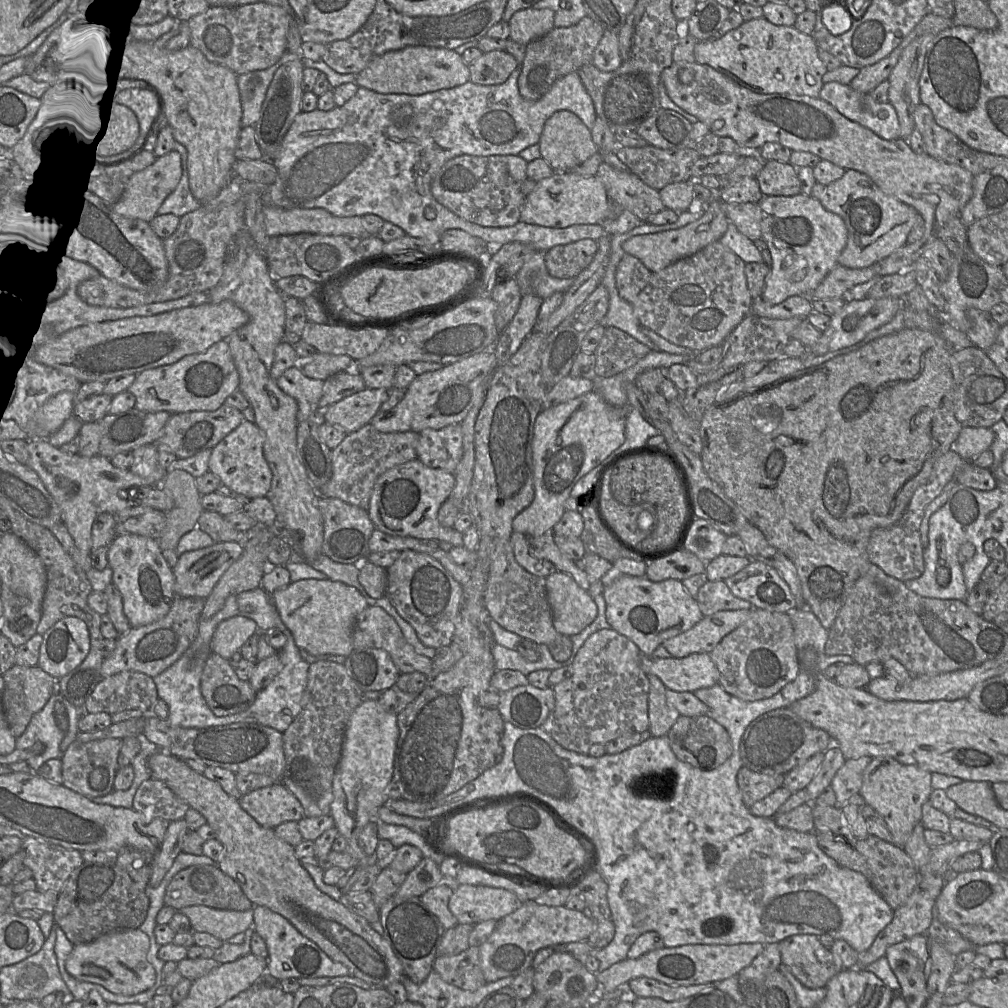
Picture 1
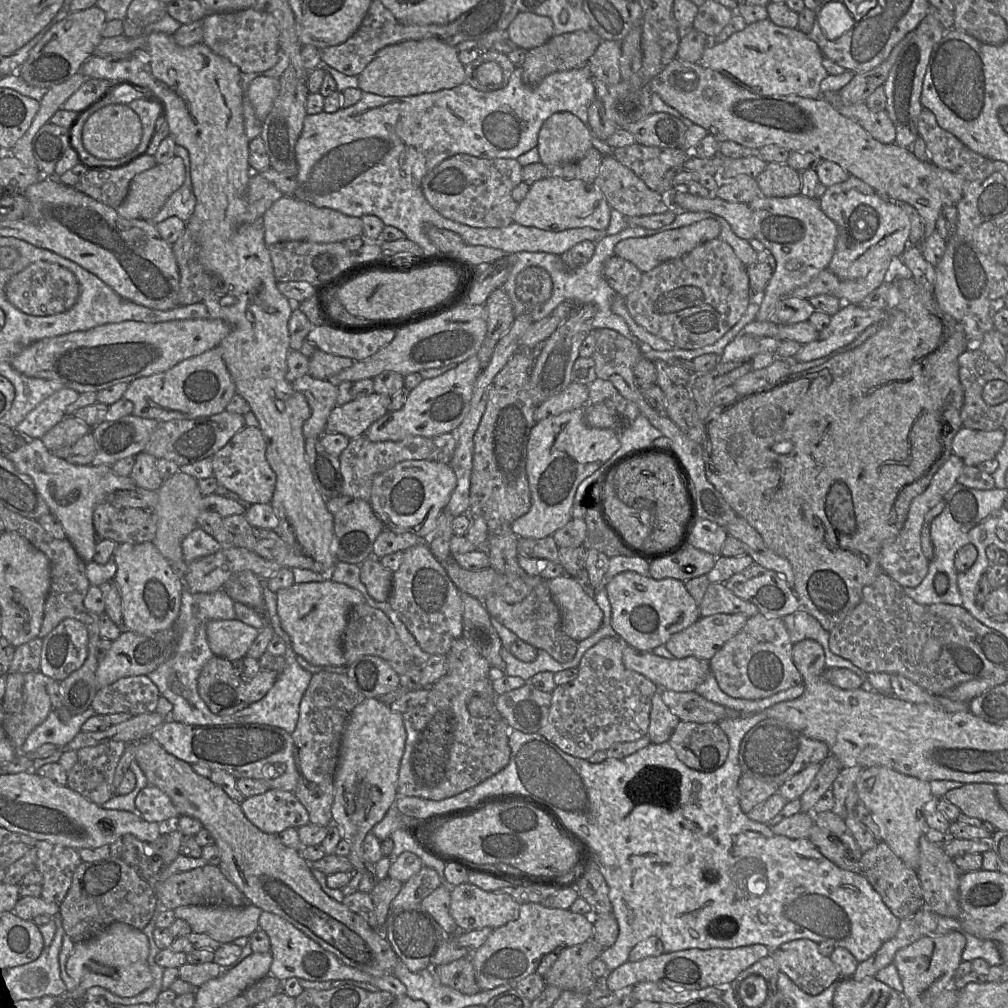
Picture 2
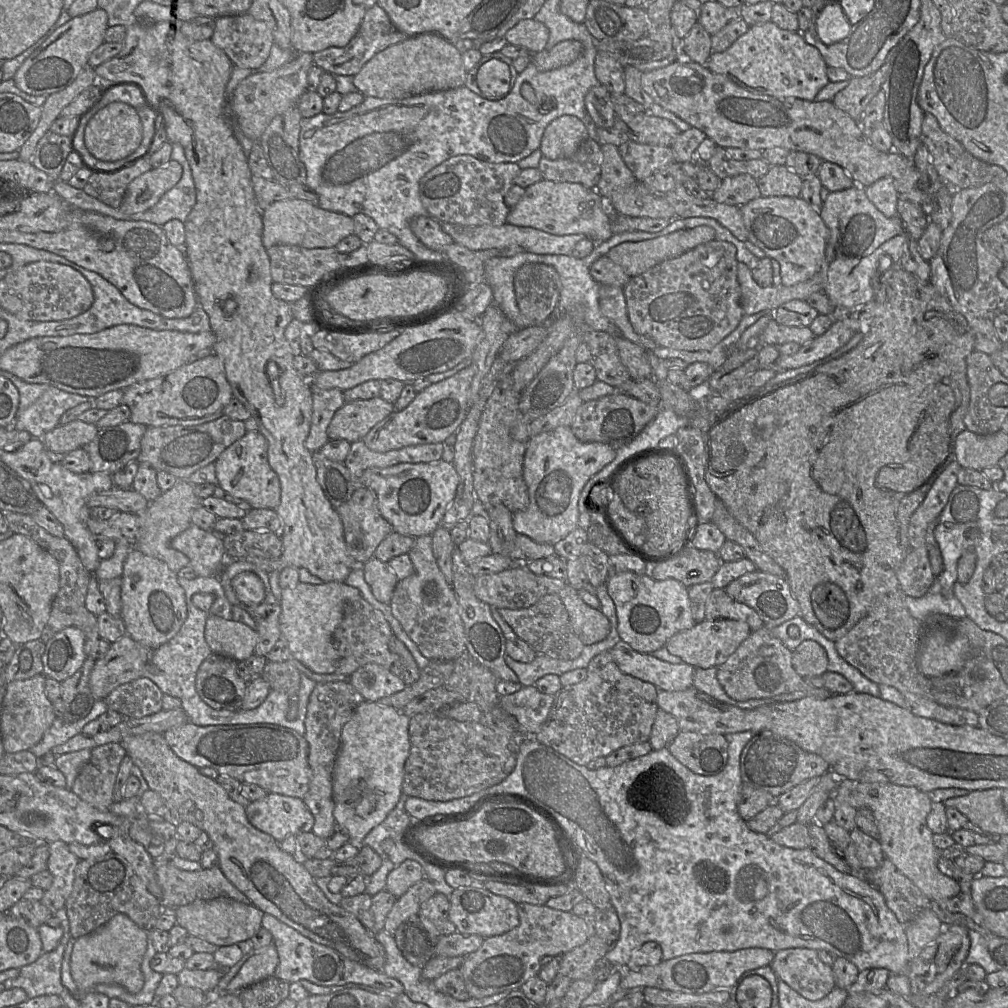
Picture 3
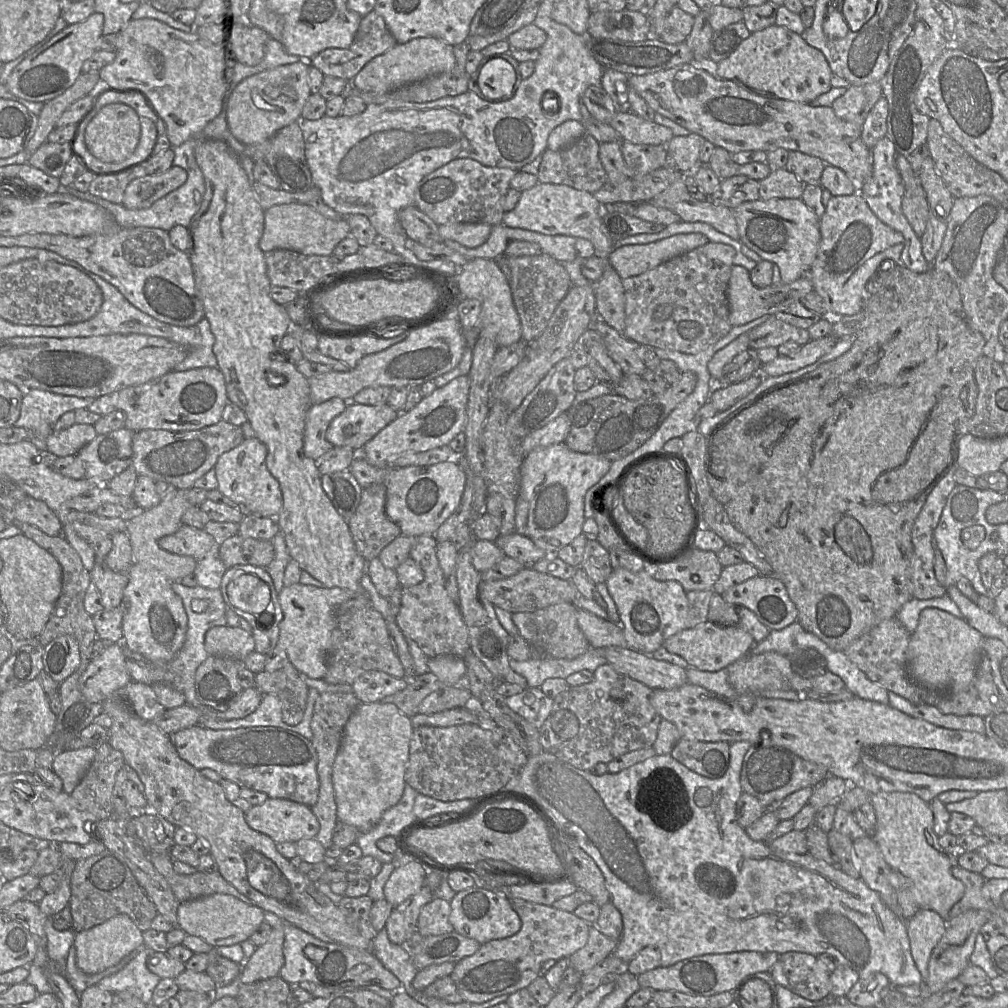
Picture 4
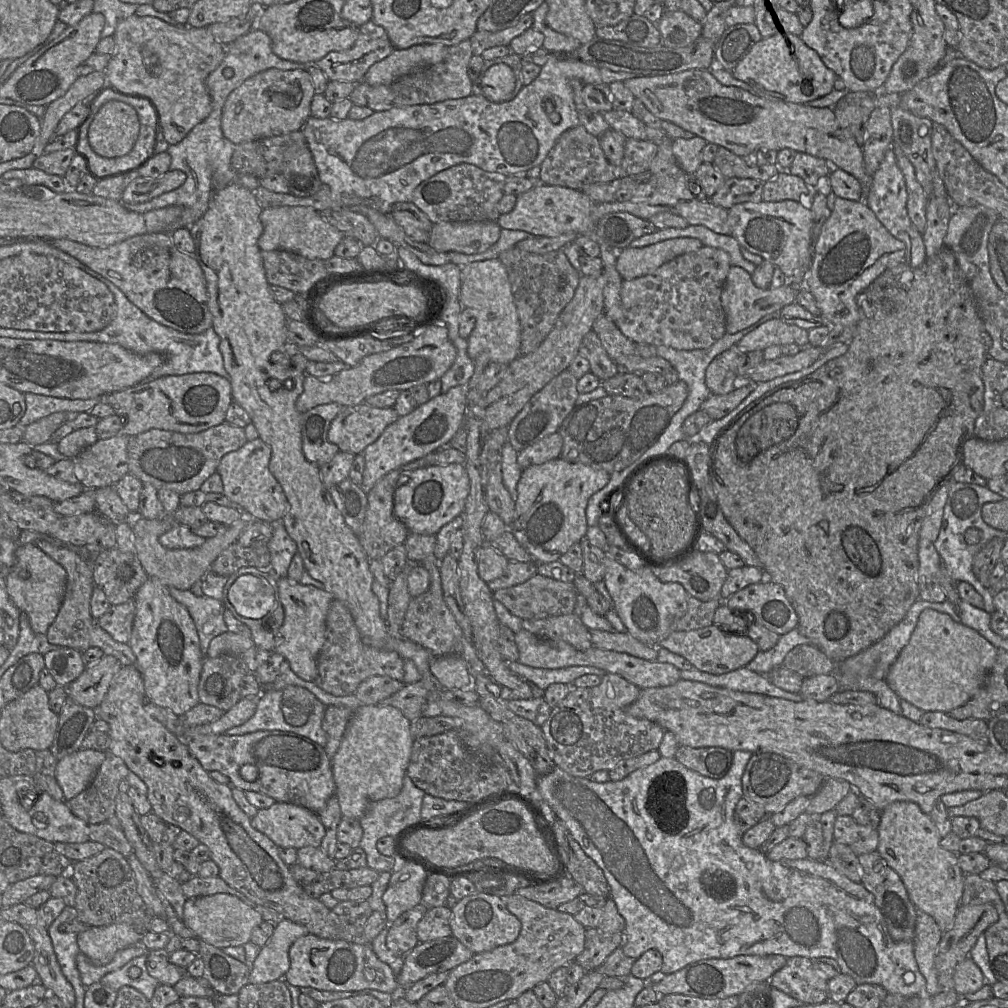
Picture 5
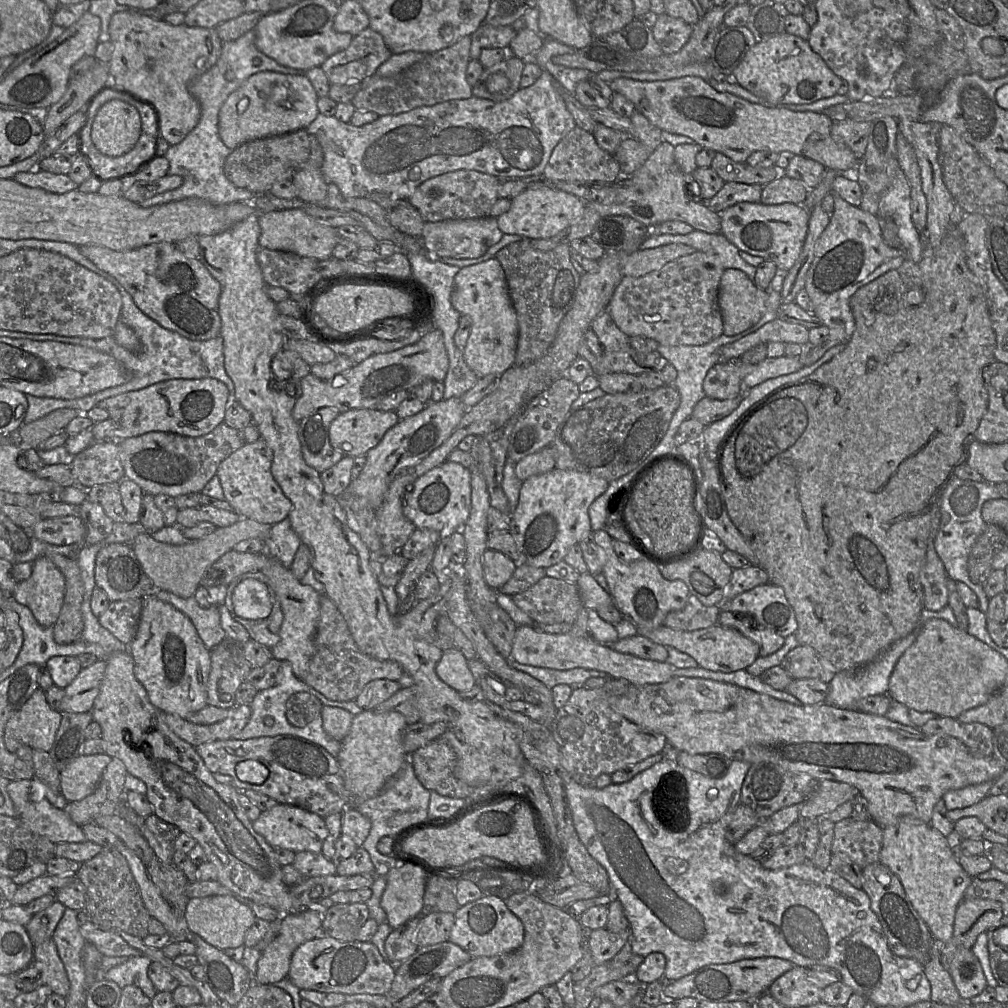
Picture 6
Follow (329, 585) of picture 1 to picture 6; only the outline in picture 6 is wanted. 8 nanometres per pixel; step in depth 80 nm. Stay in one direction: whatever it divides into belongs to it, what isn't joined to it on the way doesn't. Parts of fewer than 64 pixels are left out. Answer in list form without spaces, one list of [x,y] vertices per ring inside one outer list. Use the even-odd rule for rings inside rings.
[[[267,557],[261,572],[268,579],[283,612],[283,621],[279,630],[280,641],[271,648],[272,656],[280,661],[290,662],[295,676],[303,680],[310,660],[315,652],[315,636],[320,616],[320,595],[310,585],[303,585],[294,576],[290,568],[284,567],[274,557]]]

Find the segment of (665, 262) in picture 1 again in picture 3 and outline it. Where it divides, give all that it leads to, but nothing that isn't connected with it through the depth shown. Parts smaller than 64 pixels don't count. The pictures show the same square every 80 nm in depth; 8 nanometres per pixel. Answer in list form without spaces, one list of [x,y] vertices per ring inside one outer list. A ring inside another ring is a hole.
[[[702,225],[654,239],[623,242],[613,247],[607,256],[630,277],[635,277],[667,259],[678,257],[715,238],[715,230]]]

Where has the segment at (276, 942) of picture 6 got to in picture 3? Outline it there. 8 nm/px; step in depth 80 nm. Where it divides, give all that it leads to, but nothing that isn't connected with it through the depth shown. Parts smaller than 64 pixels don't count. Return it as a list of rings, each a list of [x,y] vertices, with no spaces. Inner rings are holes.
[[[274,943],[263,949],[253,950],[253,954],[228,983],[225,993],[239,993],[242,989],[273,976],[278,963],[279,957]]]

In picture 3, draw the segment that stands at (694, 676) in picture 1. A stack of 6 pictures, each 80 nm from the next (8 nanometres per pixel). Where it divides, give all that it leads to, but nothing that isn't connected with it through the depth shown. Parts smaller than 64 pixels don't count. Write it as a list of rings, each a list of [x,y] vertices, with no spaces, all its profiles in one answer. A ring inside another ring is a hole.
[[[623,641],[609,652],[623,673],[649,682],[660,691],[684,691],[693,687],[695,667],[690,664],[660,660],[651,653],[634,650]]]

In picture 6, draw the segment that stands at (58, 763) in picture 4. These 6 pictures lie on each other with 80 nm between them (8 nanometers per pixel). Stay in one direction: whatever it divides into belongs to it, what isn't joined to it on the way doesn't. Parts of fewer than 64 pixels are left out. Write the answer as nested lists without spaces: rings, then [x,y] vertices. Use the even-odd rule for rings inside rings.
[[[106,753],[80,755],[60,771],[61,794],[68,801],[82,800],[92,794],[111,761]]]

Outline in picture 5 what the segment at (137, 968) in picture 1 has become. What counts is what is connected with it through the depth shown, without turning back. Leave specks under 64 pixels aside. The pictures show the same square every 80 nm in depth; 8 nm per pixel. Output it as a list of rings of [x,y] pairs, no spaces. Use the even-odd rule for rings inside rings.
[[[117,923],[90,927],[77,934],[77,943],[94,965],[102,965],[110,962],[118,951],[140,942],[142,936],[128,924]]]

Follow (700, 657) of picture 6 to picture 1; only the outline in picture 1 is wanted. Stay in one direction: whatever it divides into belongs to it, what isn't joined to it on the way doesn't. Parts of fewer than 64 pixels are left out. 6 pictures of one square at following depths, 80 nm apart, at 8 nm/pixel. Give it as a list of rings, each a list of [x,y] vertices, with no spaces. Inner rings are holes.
[[[752,609],[721,610],[704,616],[689,630],[666,639],[661,645],[673,658],[683,658],[692,653],[711,653],[730,632],[752,615]]]

